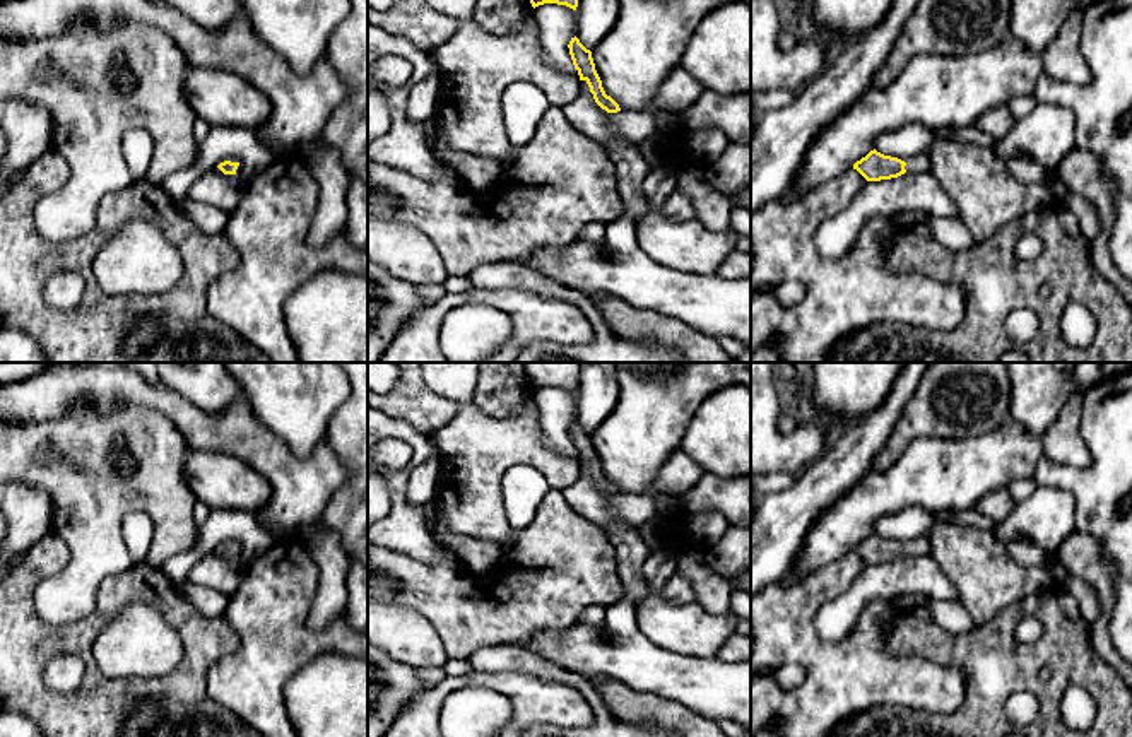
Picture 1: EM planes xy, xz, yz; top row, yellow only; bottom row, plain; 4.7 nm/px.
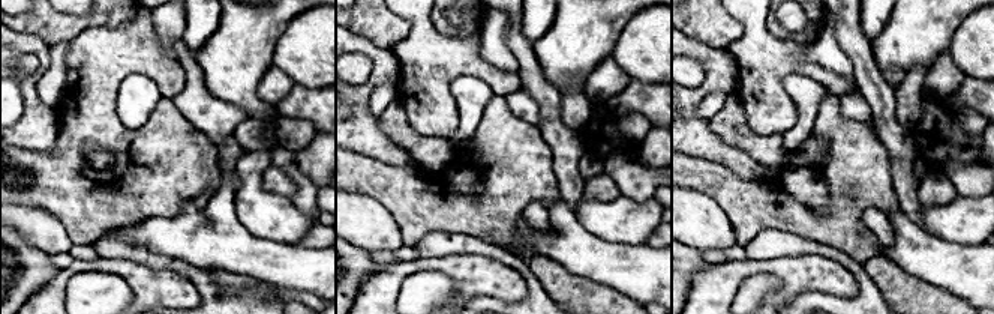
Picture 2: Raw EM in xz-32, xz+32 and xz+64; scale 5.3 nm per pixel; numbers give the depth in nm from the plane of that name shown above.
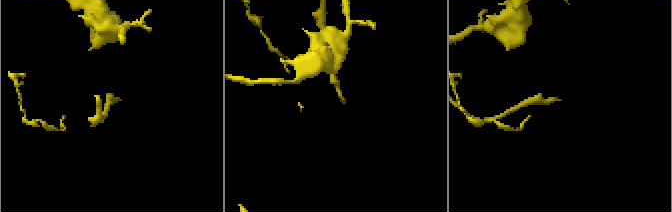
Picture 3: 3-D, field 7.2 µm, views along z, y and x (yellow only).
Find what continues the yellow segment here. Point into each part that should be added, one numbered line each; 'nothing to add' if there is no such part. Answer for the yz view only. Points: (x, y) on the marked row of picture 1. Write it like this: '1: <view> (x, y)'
1: yz (919, 163)

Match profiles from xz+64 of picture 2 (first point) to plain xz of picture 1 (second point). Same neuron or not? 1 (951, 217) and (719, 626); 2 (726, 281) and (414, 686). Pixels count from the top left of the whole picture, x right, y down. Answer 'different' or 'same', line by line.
1: same
2: different

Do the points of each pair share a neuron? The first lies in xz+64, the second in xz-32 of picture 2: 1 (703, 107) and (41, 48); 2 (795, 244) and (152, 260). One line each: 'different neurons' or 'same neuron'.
1: different neurons
2: same neuron

